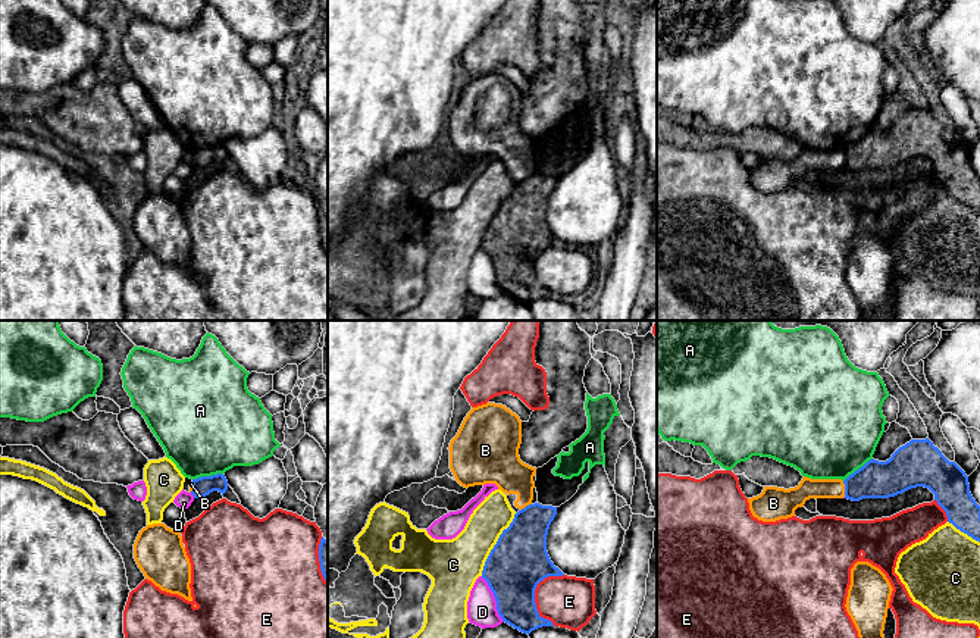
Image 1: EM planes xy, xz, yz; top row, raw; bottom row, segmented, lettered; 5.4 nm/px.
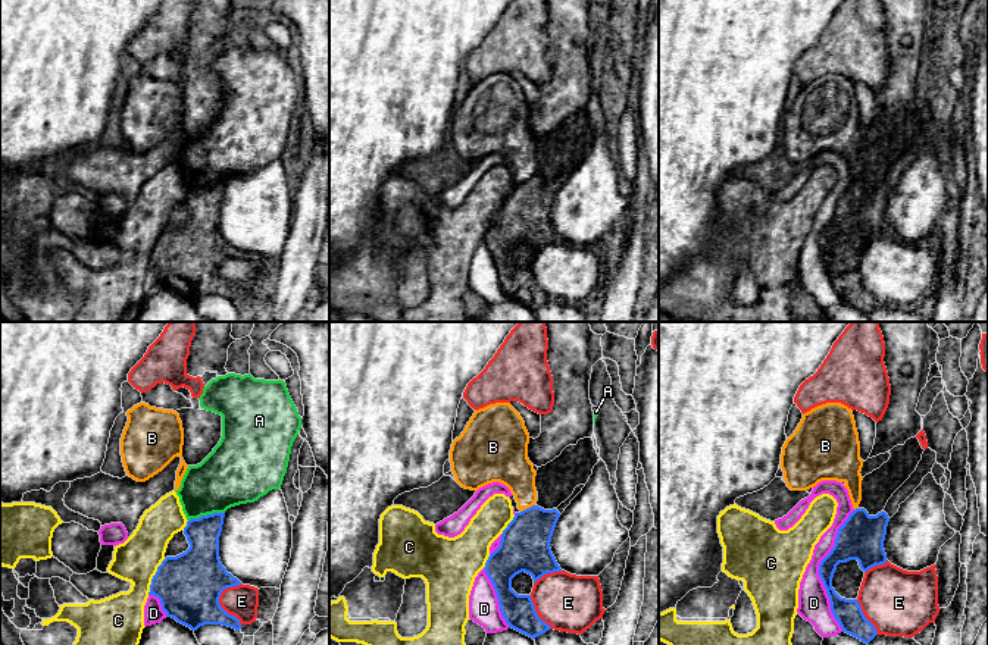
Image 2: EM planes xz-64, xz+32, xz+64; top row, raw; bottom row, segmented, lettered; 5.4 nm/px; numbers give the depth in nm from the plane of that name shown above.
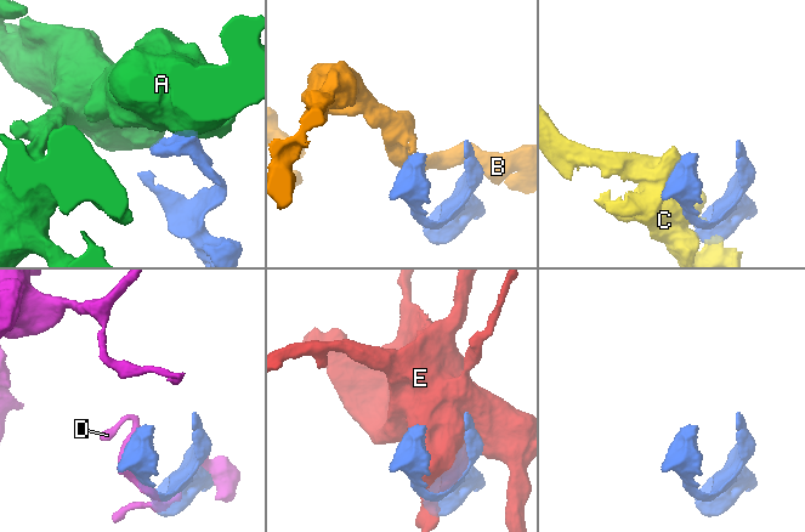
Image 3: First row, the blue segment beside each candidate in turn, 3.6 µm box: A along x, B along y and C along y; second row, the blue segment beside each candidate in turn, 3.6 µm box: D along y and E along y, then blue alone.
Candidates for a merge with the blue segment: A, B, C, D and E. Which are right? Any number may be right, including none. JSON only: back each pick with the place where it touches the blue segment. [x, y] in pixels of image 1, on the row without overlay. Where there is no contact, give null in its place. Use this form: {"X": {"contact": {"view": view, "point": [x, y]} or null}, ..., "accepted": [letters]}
{"accepted": []}

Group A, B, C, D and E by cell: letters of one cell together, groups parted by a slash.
A / B / C / D / E

